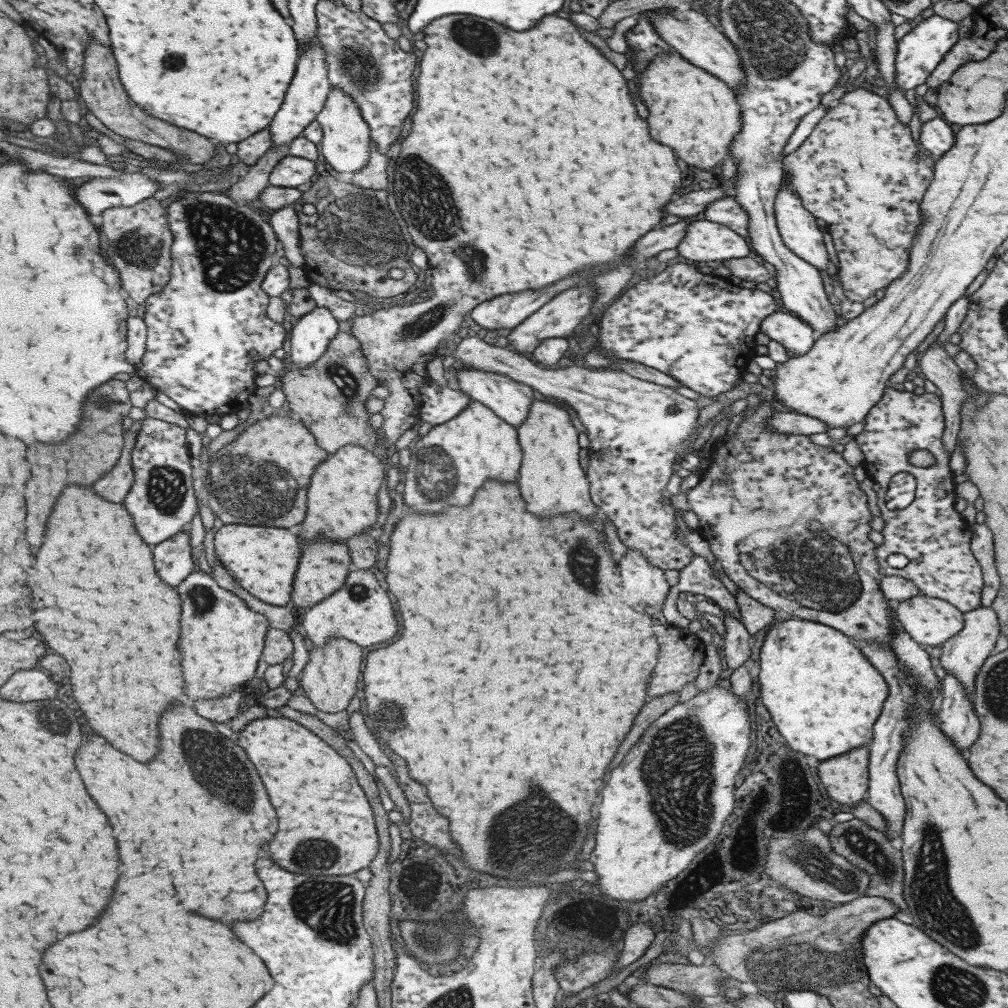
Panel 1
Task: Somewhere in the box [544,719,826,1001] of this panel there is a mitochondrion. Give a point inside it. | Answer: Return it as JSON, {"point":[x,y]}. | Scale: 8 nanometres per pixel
{"point":[760,963]}

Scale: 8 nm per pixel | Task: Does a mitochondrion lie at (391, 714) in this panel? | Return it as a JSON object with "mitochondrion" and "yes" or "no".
{"mitochondrion":"yes"}

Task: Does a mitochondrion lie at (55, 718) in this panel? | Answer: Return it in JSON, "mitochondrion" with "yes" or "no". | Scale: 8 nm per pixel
{"mitochondrion":"yes"}

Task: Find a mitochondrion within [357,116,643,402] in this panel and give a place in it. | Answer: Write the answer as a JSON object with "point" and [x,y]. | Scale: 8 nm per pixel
{"point":[428,199]}

